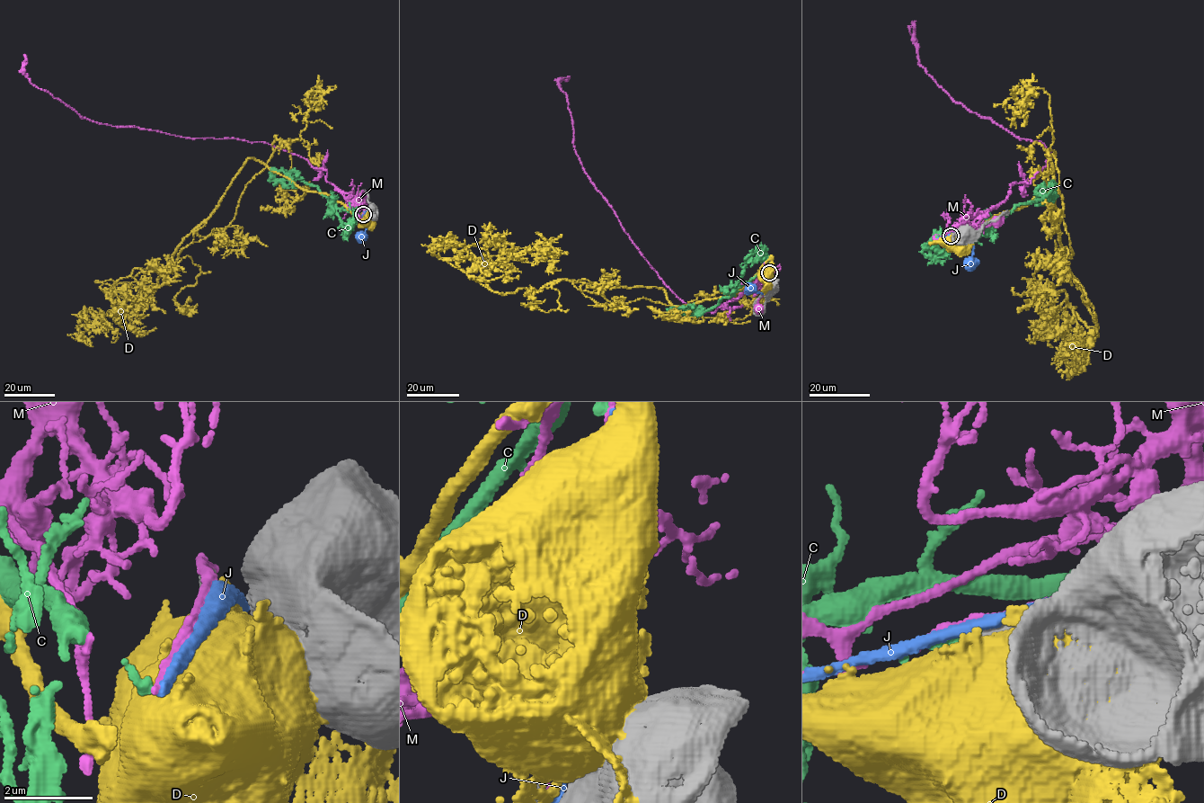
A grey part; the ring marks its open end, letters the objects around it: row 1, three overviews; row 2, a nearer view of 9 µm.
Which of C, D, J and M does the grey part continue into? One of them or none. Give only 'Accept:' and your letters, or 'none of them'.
Accept: C

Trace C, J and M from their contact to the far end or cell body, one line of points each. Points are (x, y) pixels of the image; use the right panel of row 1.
C: (951, 236), (936, 236), (987, 228), (1017, 205), (1049, 194), (1056, 184), (1041, 186), (1034, 192)
J: (953, 234), (965, 235), (973, 245), (969, 263)
M: (955, 234), (978, 230), (995, 225), (996, 221)

